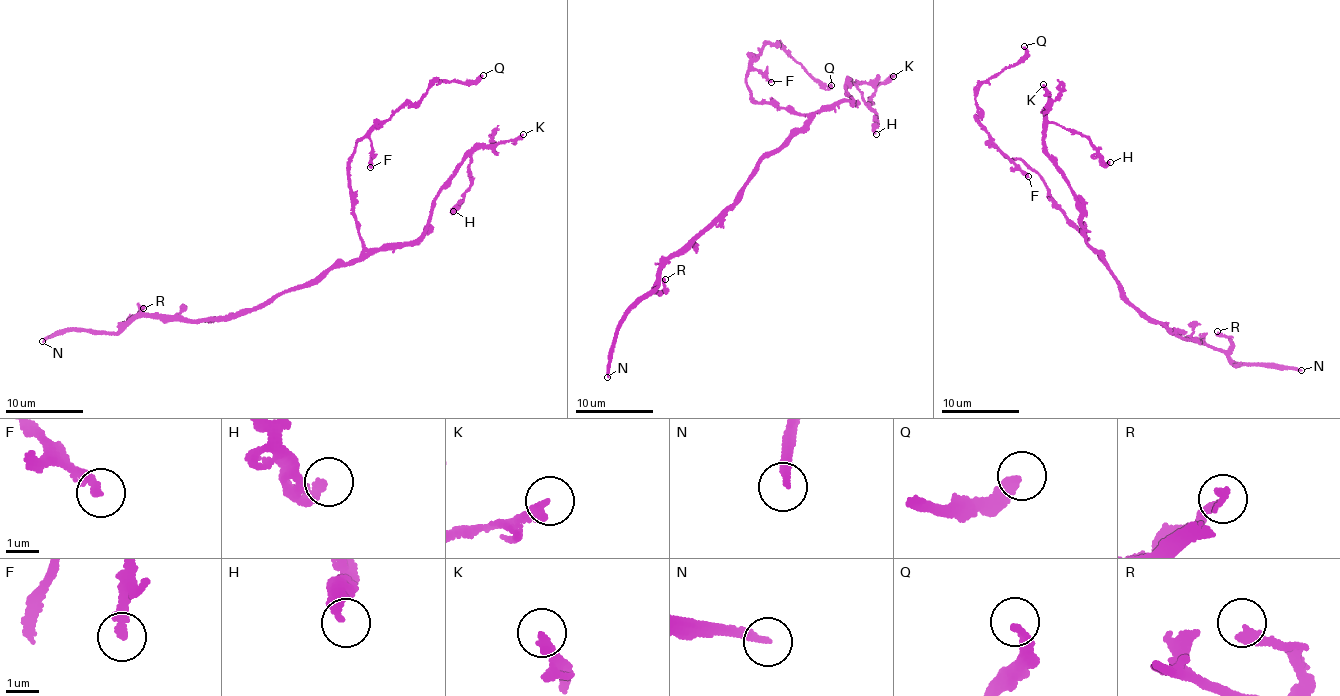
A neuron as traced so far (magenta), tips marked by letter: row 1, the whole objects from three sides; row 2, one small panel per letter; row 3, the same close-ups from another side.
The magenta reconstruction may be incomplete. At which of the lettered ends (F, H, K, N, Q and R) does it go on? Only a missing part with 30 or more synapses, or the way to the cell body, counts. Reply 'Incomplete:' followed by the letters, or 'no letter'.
Incomplete: N

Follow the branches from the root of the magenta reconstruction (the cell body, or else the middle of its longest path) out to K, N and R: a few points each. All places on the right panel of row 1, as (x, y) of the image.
K: (1108, 271), (1089, 247), (1077, 197), (1056, 169), (1047, 151), (1046, 112), (1051, 106), (1050, 95), (1043, 84)
N: (1108, 271), (1132, 307), (1161, 321), (1183, 340), (1224, 349), (1235, 365), (1274, 364), (1301, 370)
R: (1108, 271), (1132, 307), (1161, 321), (1183, 340), (1227, 350), (1230, 344), (1226, 336), (1217, 331)

